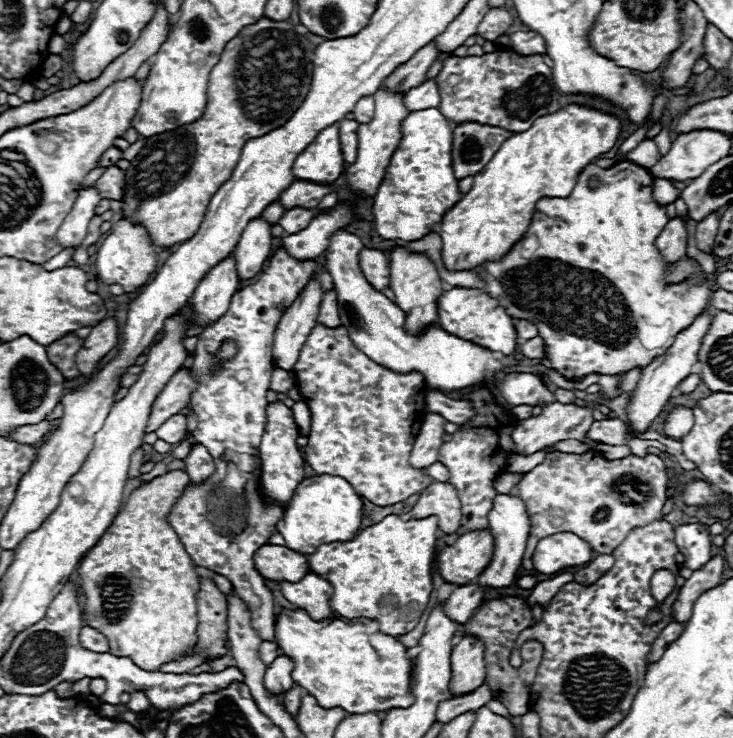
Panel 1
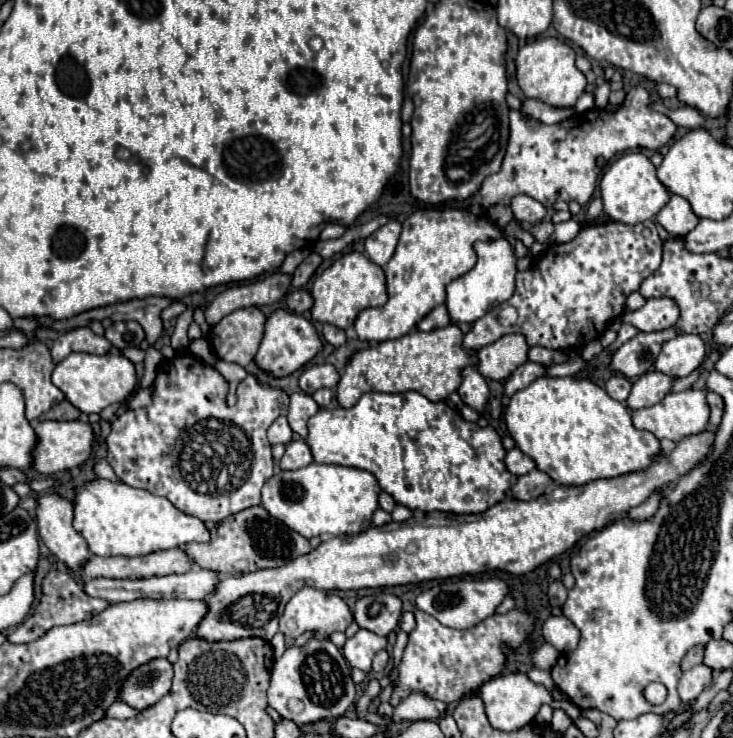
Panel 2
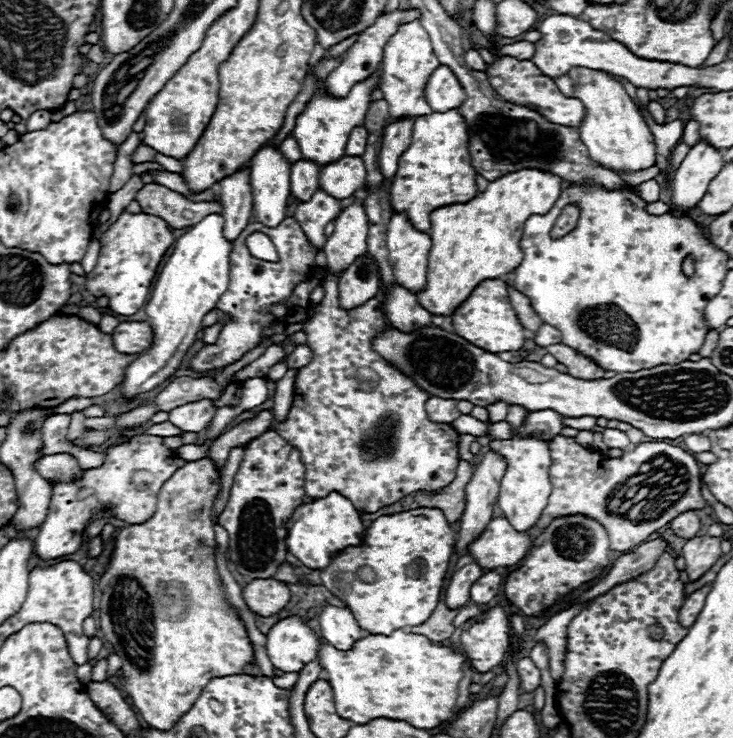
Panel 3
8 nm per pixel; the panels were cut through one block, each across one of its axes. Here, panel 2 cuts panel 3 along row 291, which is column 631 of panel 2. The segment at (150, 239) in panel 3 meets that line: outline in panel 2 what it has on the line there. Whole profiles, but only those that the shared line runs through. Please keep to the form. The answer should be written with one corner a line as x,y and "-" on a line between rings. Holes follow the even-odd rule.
634,86
614,112
594,108
552,126
528,120
518,110
510,110
510,138
502,168
486,178
482,190
468,200
466,206
488,208
492,204
510,204
510,198
516,194
532,196
546,208
556,200
576,200
578,204
590,202
598,176
618,152
634,148
656,152
676,134
678,126
666,114
652,110
650,104
650,92
644,86

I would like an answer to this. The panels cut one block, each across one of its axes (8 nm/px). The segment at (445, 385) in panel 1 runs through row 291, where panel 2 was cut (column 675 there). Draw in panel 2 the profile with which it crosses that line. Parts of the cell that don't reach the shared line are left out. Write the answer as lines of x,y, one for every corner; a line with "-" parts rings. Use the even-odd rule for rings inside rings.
678,334
662,346
656,358
656,370
670,374
674,378
688,376
694,368
702,364
706,356
706,344
696,334

